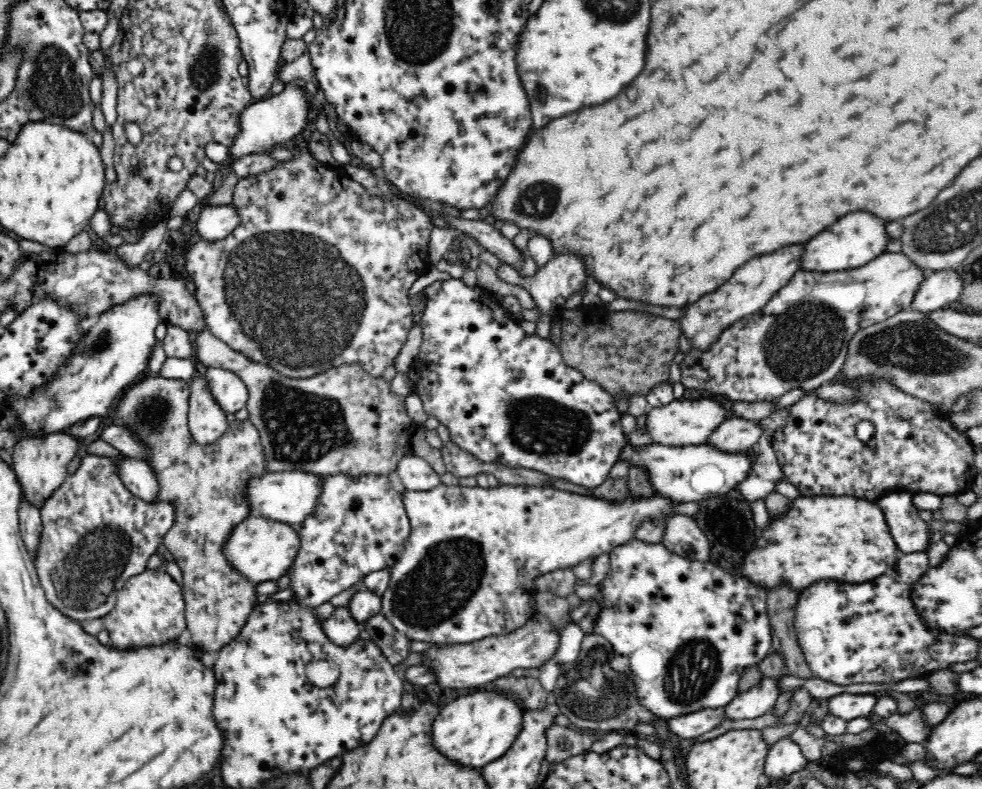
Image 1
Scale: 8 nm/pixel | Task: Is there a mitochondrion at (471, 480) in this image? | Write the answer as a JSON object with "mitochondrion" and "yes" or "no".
{"mitochondrion":"no"}

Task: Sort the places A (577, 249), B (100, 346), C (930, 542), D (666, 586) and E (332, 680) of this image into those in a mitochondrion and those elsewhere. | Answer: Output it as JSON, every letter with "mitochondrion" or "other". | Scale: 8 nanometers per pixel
{"A":"other","B":"mitochondrion","C":"other","D":"other","E":"mitochondrion"}

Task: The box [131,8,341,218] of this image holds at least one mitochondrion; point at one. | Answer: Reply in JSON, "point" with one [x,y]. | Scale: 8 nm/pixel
{"point":[205,70]}

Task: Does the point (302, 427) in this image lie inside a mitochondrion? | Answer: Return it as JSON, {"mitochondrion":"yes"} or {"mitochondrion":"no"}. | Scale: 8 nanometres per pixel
{"mitochondrion":"yes"}

